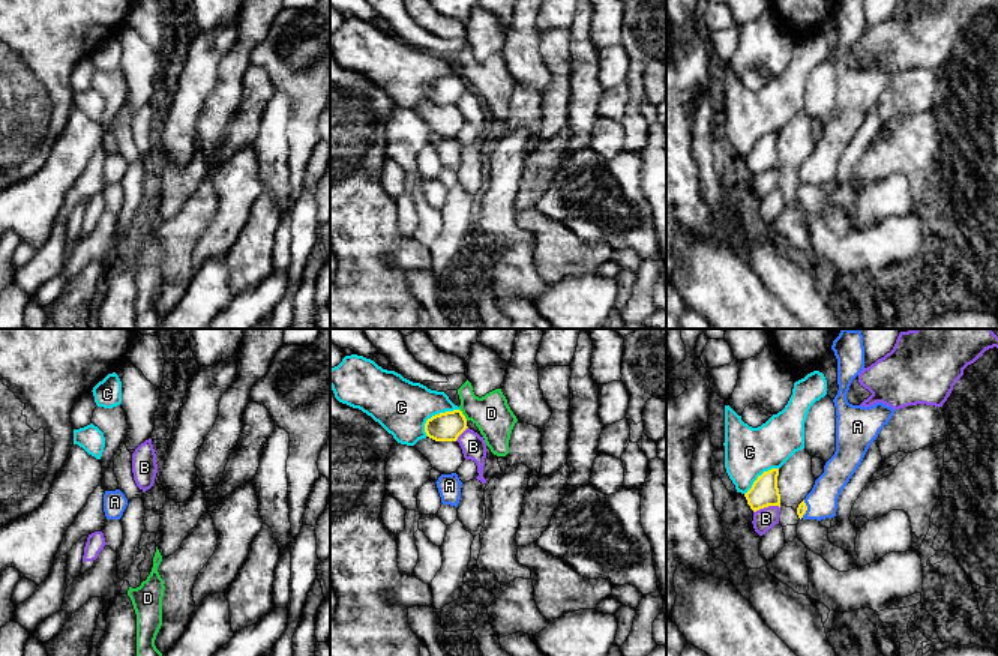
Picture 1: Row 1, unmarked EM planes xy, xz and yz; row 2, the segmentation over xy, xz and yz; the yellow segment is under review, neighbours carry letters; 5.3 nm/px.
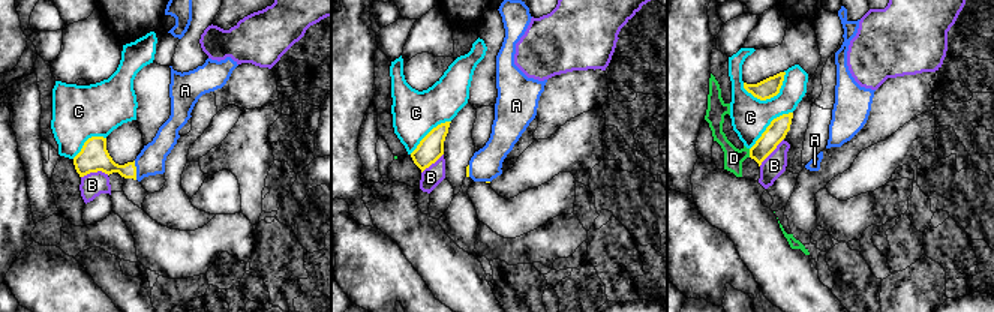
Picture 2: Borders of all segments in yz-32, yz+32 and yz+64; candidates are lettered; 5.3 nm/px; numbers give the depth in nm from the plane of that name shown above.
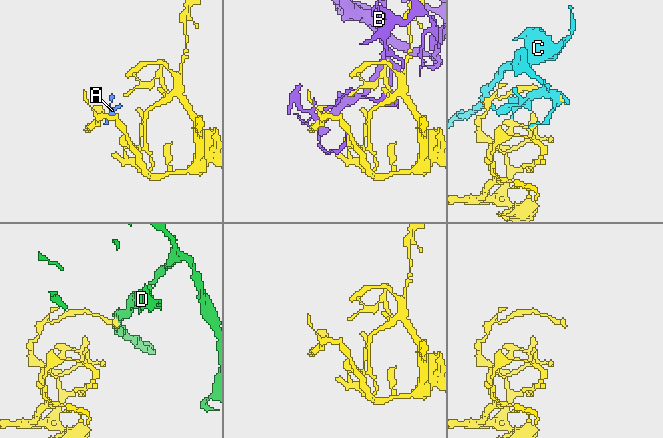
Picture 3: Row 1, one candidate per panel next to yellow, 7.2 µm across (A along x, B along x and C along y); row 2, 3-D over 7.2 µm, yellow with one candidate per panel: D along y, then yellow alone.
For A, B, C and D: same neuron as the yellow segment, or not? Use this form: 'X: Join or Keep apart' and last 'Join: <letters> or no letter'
A: Join
B: Keep apart
C: Keep apart
D: Keep apart
Join: A

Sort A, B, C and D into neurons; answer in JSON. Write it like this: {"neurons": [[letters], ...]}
{"neurons": [["A"], ["B"], ["C"], ["D"]]}

